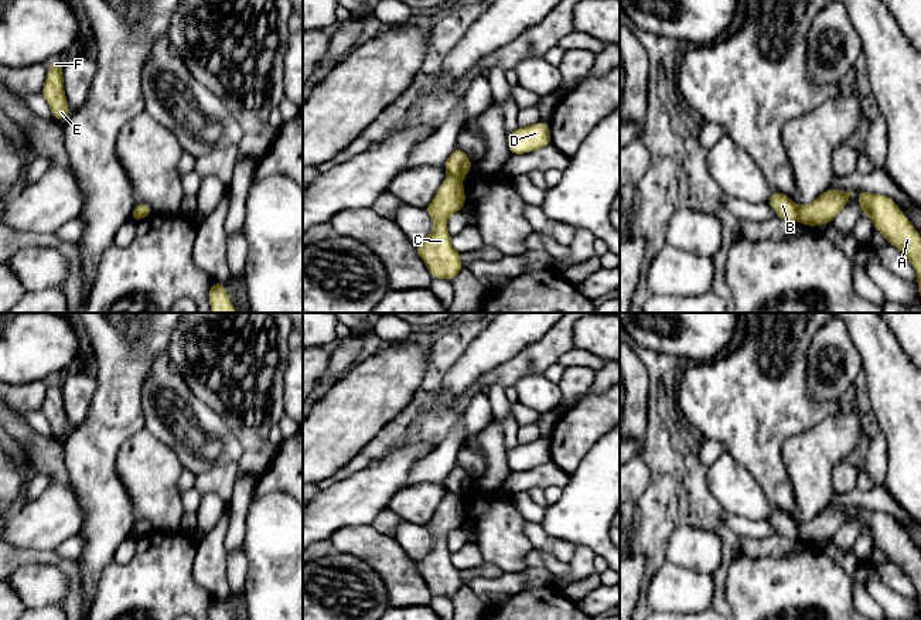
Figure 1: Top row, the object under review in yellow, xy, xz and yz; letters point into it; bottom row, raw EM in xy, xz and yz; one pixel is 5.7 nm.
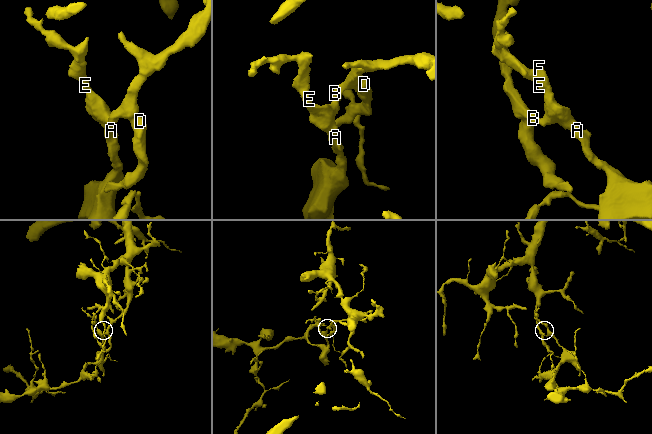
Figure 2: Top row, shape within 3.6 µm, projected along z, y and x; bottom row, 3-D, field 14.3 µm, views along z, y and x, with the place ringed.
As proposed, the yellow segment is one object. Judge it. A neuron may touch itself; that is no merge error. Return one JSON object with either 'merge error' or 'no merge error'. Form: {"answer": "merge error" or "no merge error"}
{"answer": "merge error"}

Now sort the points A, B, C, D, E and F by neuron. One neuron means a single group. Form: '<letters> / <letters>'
A C E F / B D

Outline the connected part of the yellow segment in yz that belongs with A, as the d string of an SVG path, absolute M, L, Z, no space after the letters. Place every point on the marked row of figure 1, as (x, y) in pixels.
M859 190L860 214L869 214L874 231L884 235L887 243L896 246L911 262L917 273L921 297L921 235L901 212L894 200L883 194Z

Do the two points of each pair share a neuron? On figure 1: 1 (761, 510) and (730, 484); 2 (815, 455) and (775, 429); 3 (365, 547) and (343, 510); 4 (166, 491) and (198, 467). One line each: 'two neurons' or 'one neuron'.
1: one neuron
2: two neurons
3: two neurons
4: two neurons

